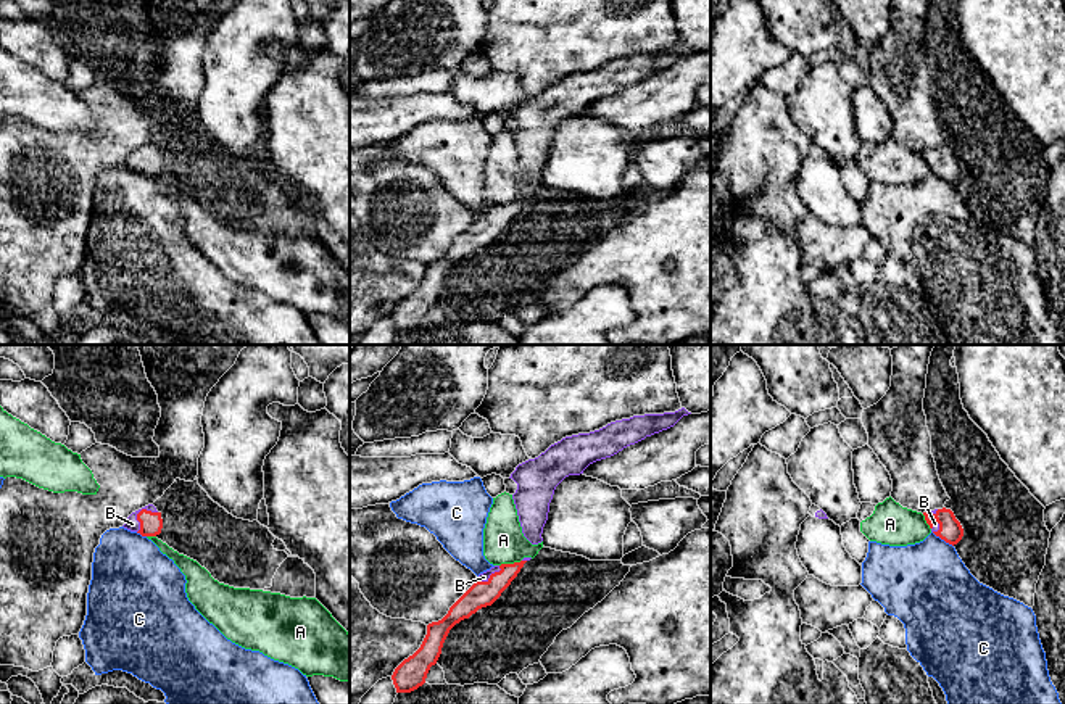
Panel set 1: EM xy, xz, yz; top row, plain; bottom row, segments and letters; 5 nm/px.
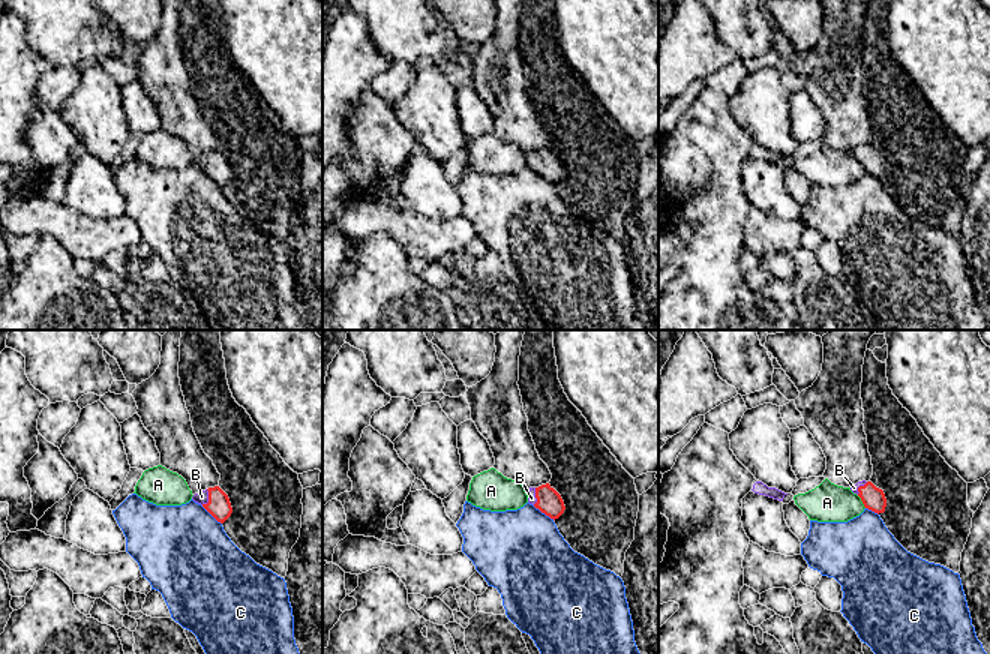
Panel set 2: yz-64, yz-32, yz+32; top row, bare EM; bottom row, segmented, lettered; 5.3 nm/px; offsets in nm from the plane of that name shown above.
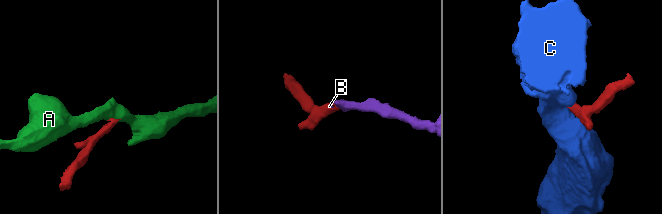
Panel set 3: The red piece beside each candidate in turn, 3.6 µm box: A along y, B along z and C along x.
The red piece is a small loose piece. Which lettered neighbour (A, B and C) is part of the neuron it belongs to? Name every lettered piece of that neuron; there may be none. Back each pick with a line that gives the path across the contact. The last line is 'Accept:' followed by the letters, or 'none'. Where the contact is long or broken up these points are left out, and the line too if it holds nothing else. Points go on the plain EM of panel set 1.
B: runs through xy (150, 161), (137, 153), (132, 163)
Accept: B

